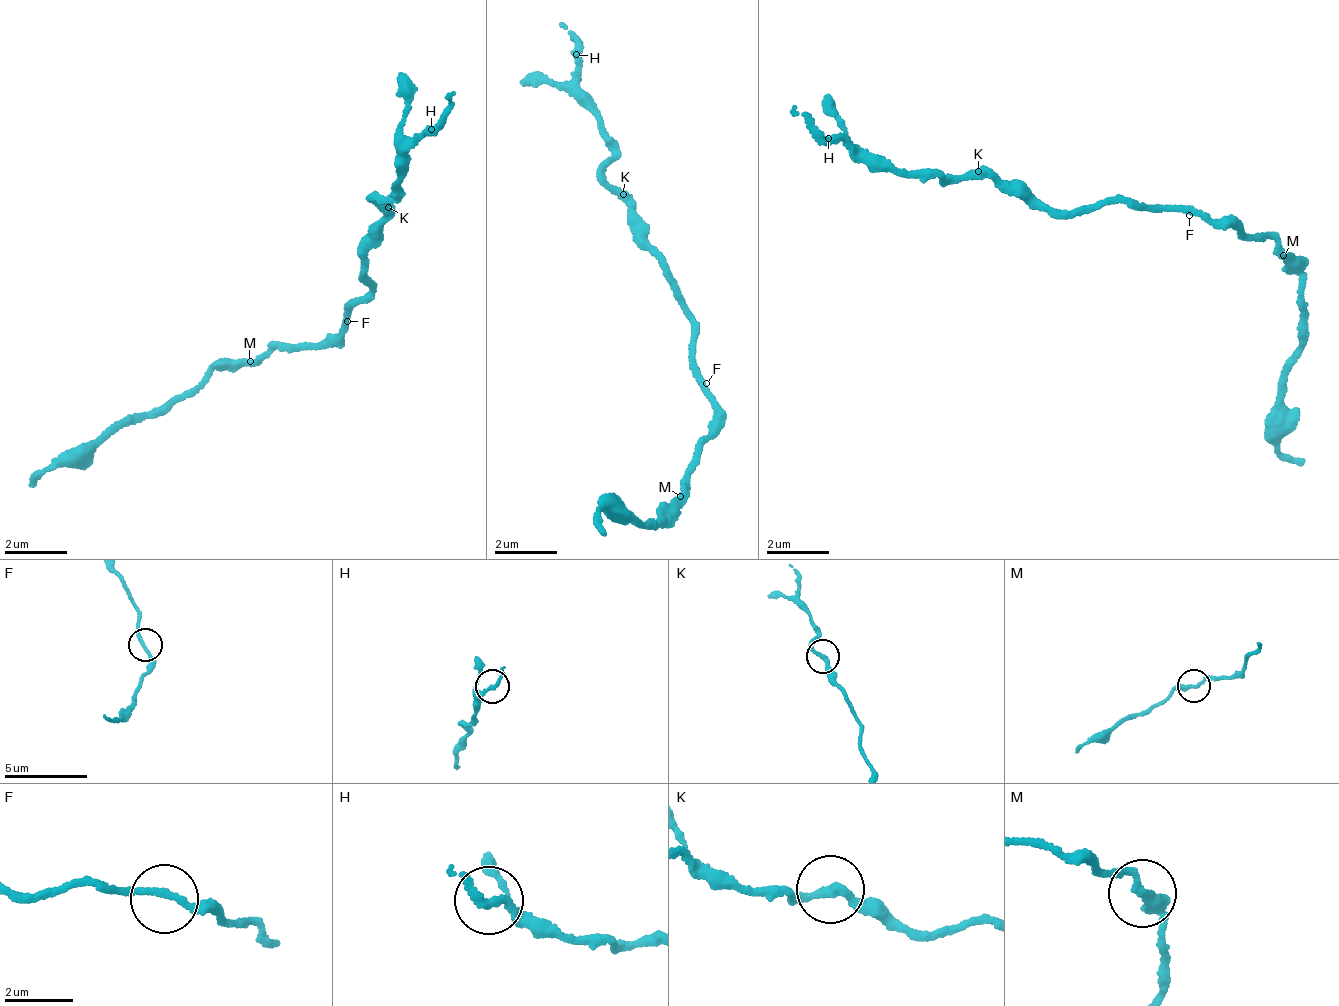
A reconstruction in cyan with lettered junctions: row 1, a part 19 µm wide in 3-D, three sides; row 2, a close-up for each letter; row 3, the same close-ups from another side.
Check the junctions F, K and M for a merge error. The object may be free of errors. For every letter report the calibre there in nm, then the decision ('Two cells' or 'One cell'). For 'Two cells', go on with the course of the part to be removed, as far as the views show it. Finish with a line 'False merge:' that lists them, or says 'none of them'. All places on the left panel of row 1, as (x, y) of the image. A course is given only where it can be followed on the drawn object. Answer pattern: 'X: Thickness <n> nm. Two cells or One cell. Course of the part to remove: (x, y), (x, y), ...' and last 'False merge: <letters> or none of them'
F: Thickness 180 nm. One cell
K: Thickness 240 nm. One cell
M: Thickness 280 nm. One cell
False merge: none of them

